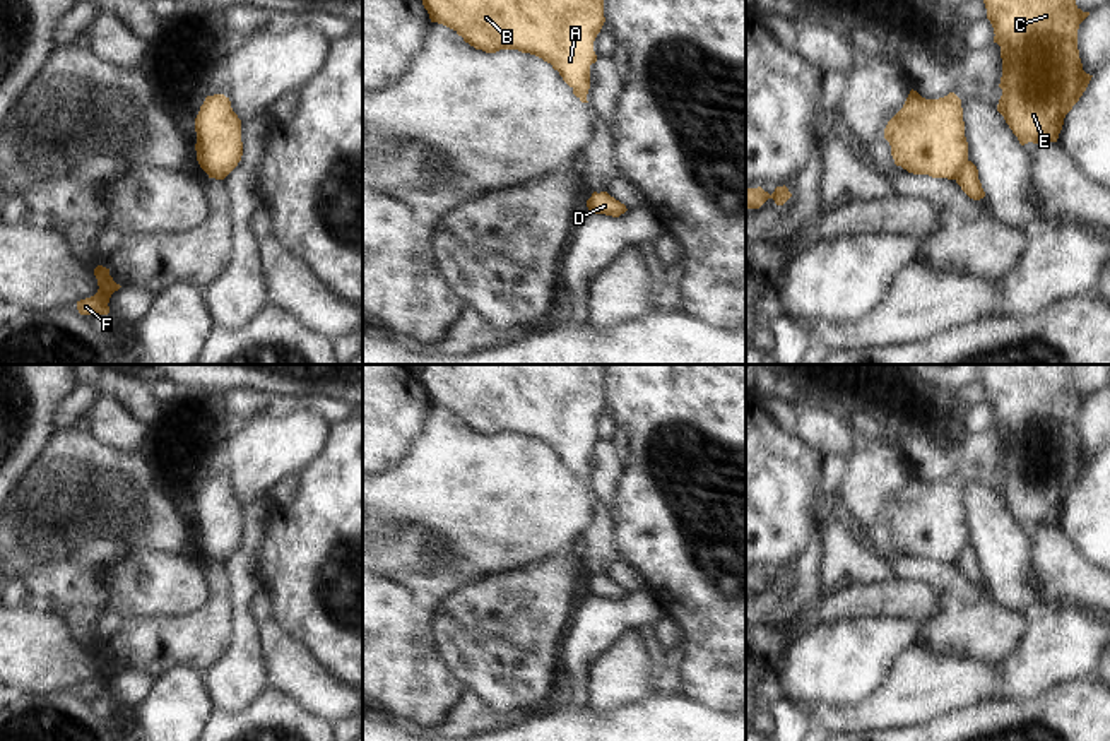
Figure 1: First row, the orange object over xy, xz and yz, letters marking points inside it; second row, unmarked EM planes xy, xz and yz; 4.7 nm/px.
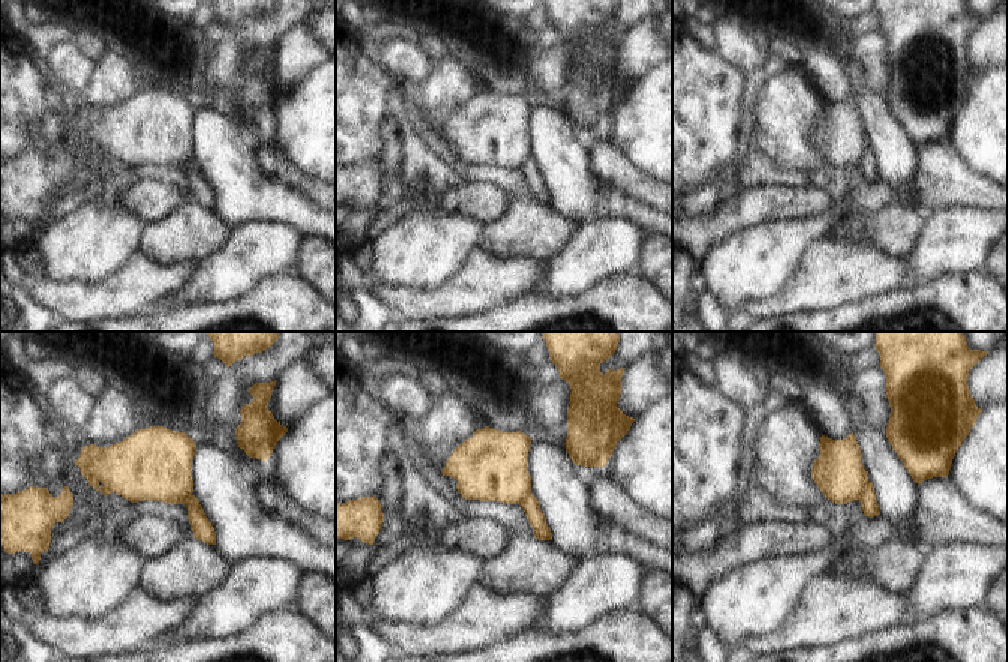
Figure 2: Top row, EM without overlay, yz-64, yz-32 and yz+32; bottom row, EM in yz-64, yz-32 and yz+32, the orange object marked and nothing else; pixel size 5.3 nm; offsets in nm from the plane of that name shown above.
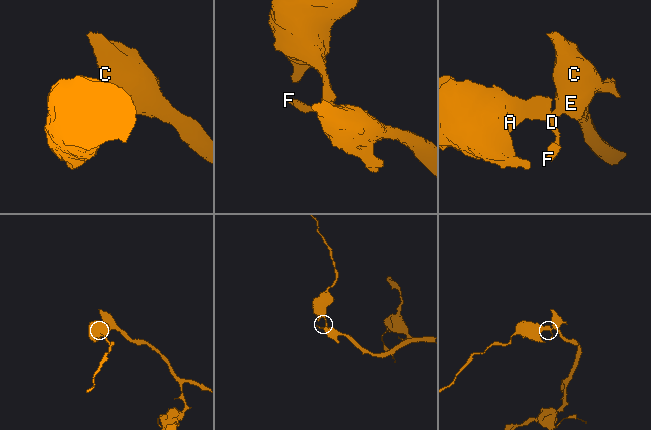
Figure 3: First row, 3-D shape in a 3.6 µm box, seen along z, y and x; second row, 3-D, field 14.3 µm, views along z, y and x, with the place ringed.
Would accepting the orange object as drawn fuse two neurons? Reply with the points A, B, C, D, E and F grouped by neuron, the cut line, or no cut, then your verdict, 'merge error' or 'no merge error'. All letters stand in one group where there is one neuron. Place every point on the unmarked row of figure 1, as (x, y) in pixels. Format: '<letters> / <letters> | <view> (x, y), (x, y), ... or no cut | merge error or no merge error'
A B / C D E F | yz (968, 545), (955, 562) | merge error

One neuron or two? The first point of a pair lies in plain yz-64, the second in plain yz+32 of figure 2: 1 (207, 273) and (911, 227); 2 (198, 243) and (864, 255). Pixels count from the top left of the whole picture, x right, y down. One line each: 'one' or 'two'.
1: two
2: two

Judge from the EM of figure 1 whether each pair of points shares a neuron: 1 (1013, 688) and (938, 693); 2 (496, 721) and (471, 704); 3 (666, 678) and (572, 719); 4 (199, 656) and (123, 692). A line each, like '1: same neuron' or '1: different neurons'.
1: different neurons
2: same neuron
3: different neurons
4: different neurons

